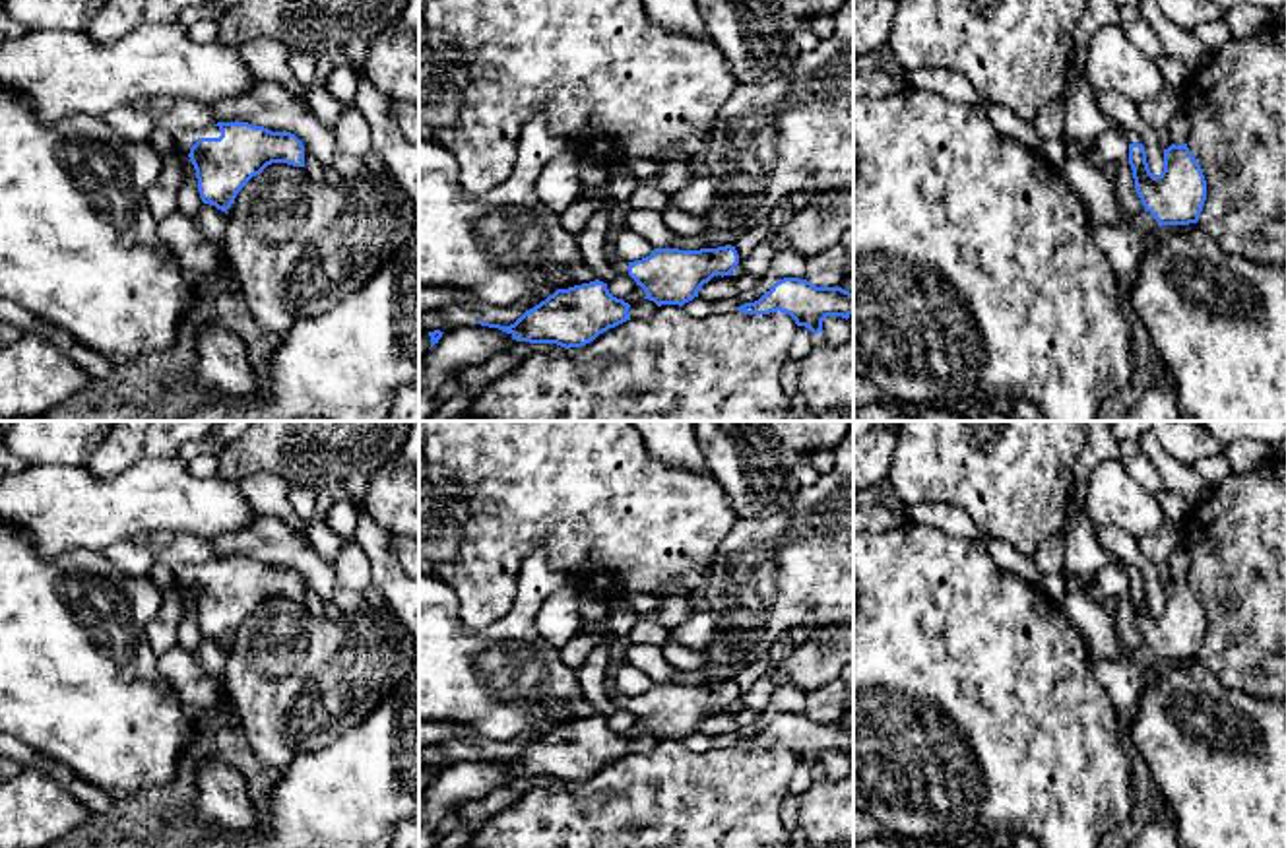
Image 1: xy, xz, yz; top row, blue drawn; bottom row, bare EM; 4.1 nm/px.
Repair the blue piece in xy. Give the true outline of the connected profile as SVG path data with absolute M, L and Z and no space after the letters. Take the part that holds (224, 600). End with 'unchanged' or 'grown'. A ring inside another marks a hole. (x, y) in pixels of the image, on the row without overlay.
M217 557L219 572L200 572L190 582L204 638L225 646L246 617L272 598L305 602L305 580L291 567L272 567L248 557Z | unchanged

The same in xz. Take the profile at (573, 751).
M595 714L557 724L510 761L483 755L477 755L477 759L498 763L516 776L557 778L570 784L582 782L609 763L630 755L628 743L628 737L609 728L607 718Z | unchanged

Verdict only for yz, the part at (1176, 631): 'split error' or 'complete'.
complete

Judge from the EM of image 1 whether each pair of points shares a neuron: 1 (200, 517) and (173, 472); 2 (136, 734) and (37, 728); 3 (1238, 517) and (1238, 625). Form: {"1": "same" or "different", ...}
{"1": "same", "2": "same", "3": "same"}

